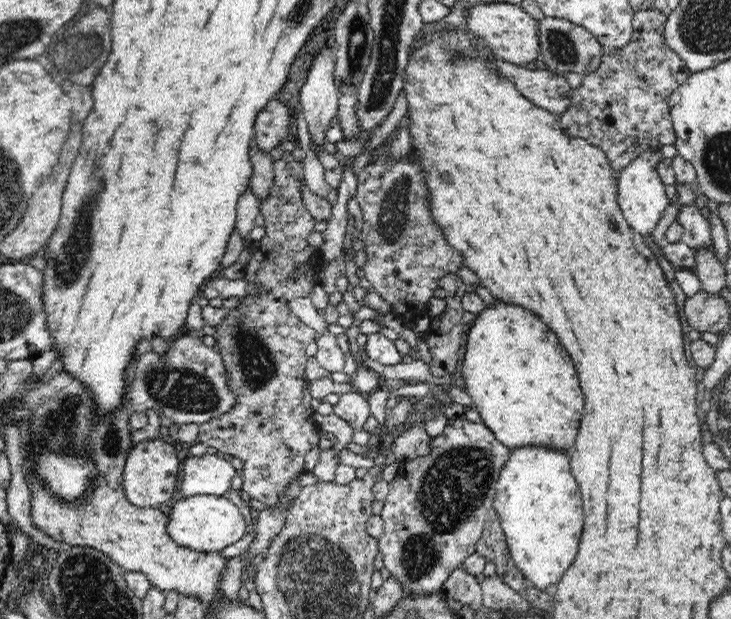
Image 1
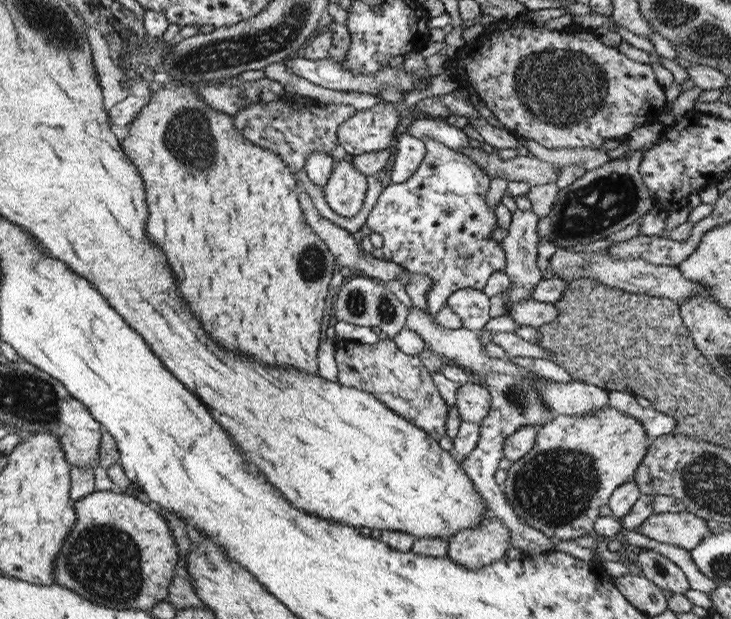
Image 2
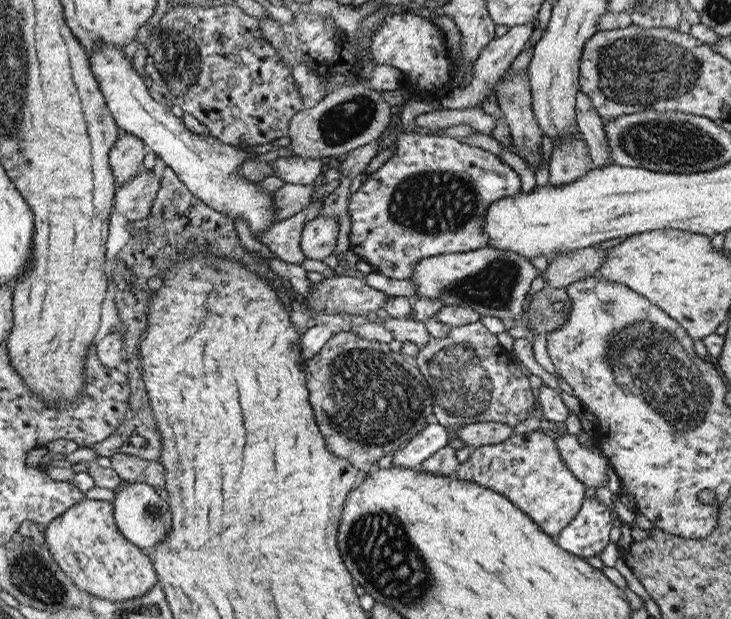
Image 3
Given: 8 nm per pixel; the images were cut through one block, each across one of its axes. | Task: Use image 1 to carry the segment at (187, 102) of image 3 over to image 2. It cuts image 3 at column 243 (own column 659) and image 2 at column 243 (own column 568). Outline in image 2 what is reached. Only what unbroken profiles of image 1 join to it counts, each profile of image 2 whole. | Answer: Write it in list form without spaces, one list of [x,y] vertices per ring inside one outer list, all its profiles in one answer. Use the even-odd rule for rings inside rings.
[[[281,96],[266,104],[252,102],[237,115],[236,129],[240,135],[262,148],[272,150],[288,165],[294,176],[298,171],[304,171],[304,163],[314,150],[331,156],[332,150],[336,148],[338,129],[356,114],[356,109],[346,104],[323,104],[309,98],[304,99],[303,104],[302,110],[292,110],[290,99]]]

